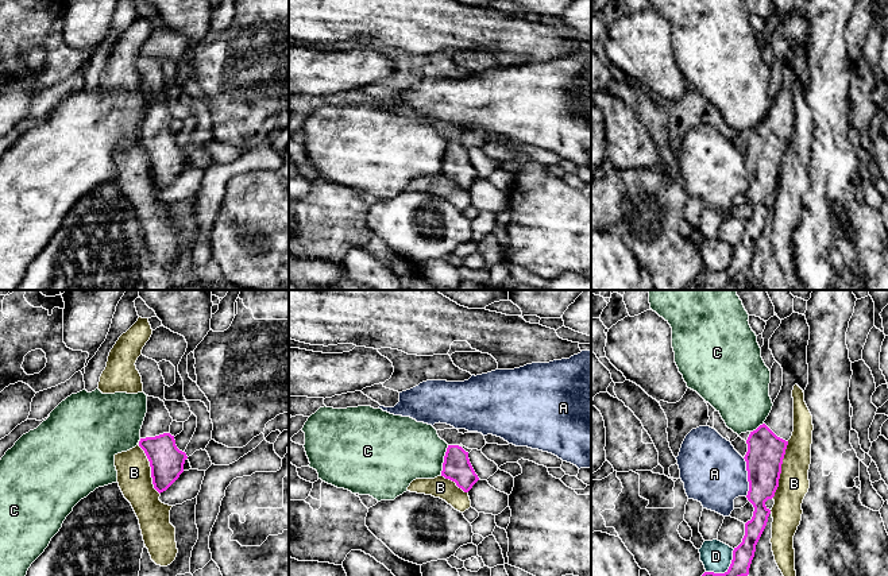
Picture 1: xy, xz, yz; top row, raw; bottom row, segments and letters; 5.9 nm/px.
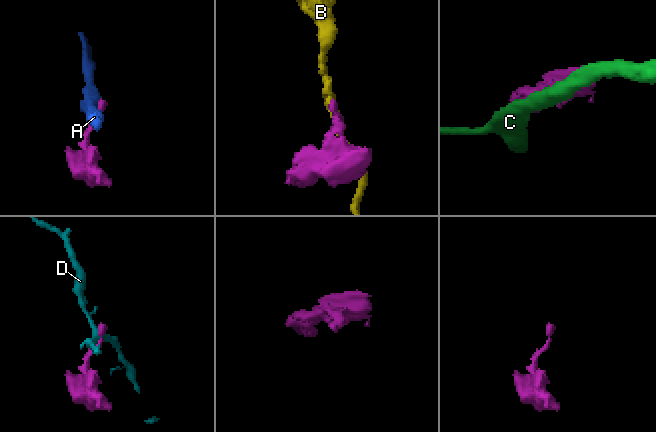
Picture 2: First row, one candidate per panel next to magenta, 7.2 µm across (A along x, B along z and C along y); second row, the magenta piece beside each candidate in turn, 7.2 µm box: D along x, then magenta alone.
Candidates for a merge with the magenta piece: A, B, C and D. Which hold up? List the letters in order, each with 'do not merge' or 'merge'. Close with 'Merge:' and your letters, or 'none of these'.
A: do not merge
B: do not merge
C: do not merge
D: do not merge
Merge: none of these

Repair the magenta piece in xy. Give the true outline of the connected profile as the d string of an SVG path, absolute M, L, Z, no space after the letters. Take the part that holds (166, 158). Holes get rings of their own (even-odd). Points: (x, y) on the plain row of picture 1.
M147 93L147 111L140 127L139 144L144 148L150 165L154 186L166 189L184 170L186 151L175 143L170 123L173 116L159 96Z

